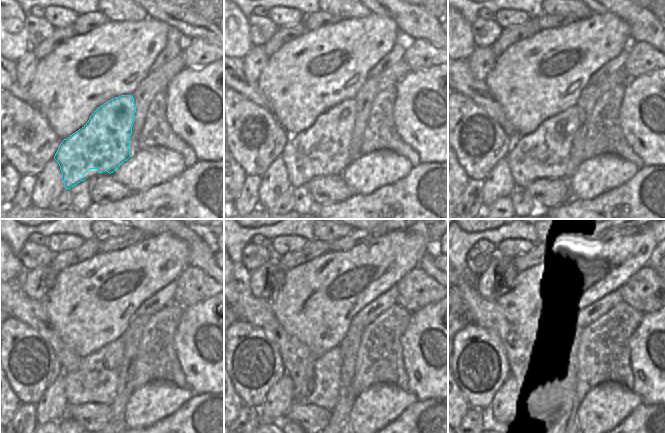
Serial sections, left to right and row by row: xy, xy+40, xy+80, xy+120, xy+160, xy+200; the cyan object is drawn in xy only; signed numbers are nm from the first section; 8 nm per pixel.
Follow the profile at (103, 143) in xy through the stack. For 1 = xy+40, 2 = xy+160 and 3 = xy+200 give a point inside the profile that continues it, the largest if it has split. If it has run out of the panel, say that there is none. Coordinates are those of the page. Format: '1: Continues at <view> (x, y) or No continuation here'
1: Continues at xy+40 (325, 145)
2: Continues at xy+160 (328, 369)
3: Continues at xy+200 (555, 386)

